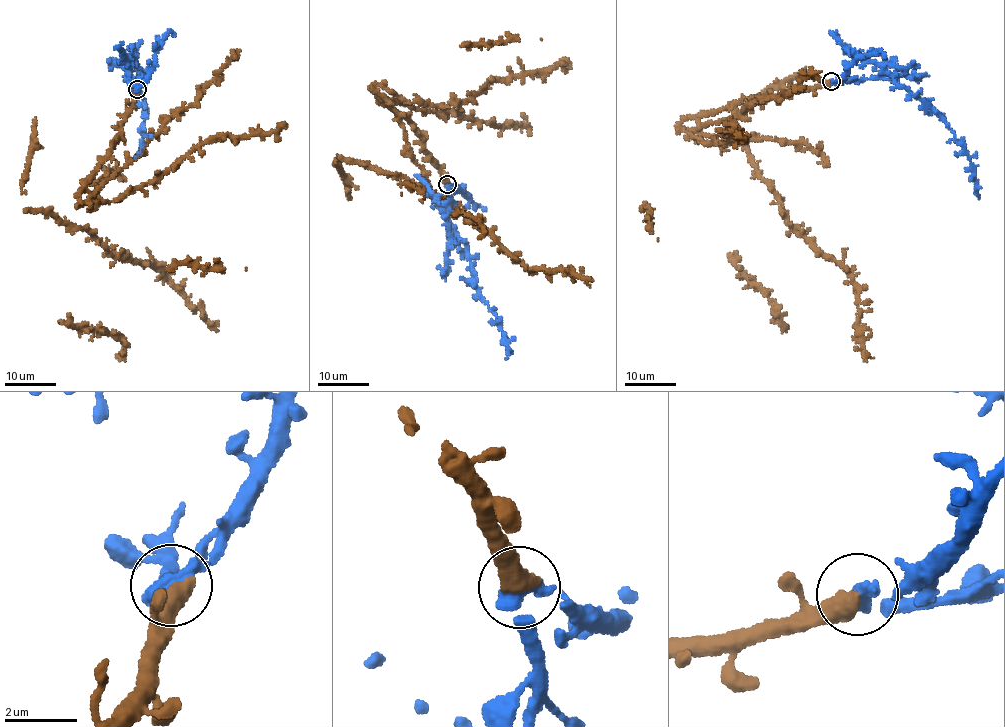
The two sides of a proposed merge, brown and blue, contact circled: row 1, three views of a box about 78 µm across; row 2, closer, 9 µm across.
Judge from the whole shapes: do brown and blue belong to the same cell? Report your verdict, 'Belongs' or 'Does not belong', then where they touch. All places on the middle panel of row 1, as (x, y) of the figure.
Belongs. Place: (447, 184)

